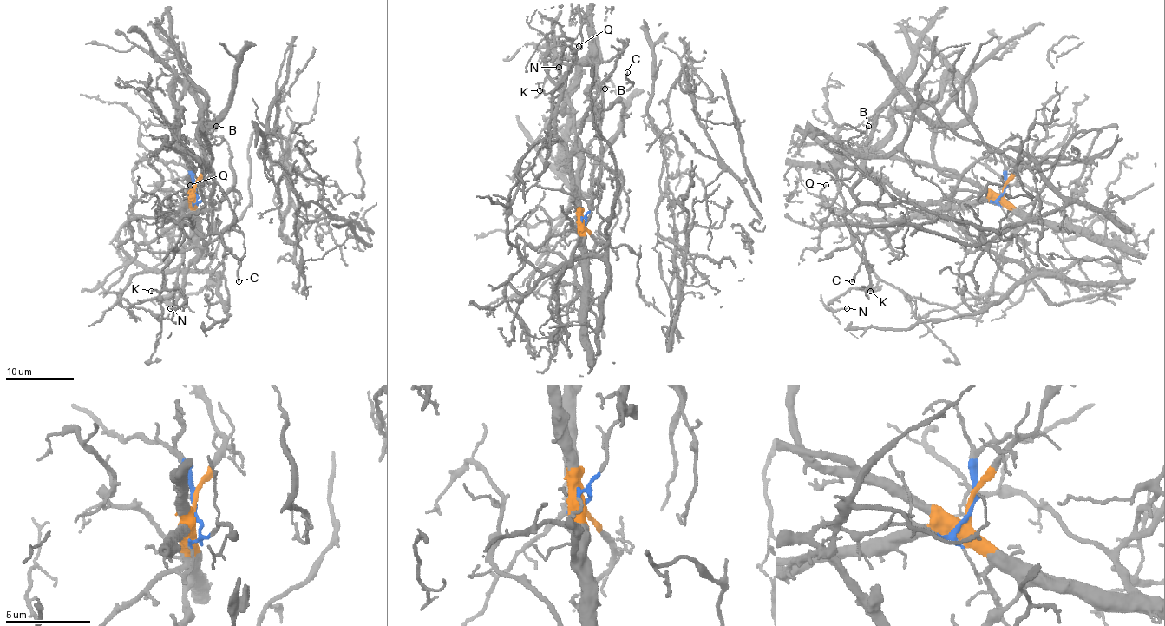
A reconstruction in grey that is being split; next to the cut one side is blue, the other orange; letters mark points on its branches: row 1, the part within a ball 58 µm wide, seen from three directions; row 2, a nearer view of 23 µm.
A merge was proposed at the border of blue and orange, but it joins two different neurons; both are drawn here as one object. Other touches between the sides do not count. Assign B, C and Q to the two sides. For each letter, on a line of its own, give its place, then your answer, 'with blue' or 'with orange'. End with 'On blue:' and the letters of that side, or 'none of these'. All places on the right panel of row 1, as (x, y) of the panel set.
B: place (868, 126); with blue
C: place (852, 281); with orange
Q: place (826, 185); with orange
On blue: B

